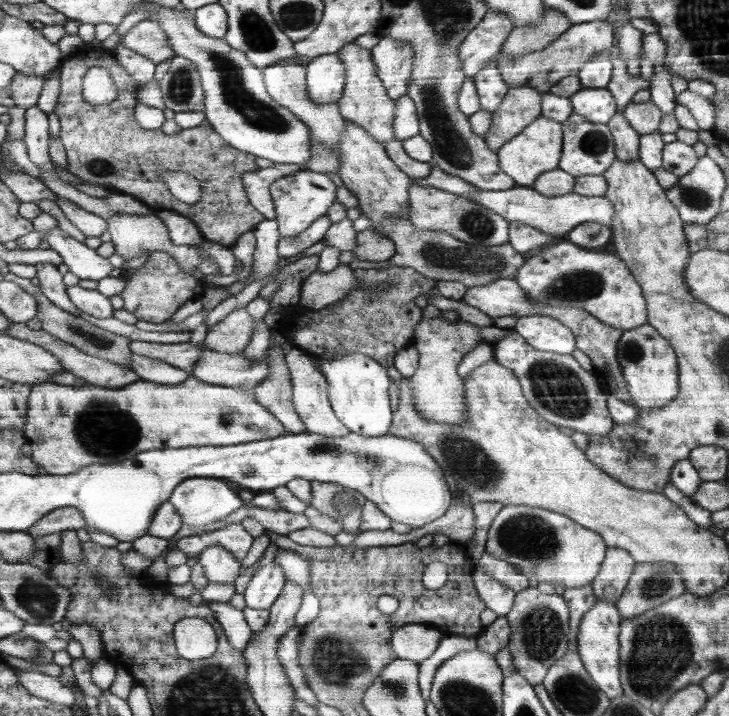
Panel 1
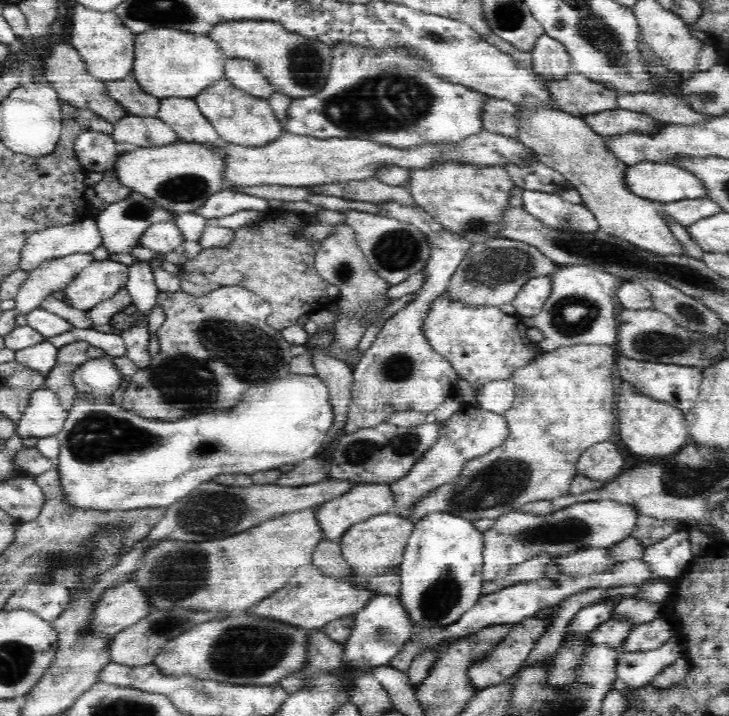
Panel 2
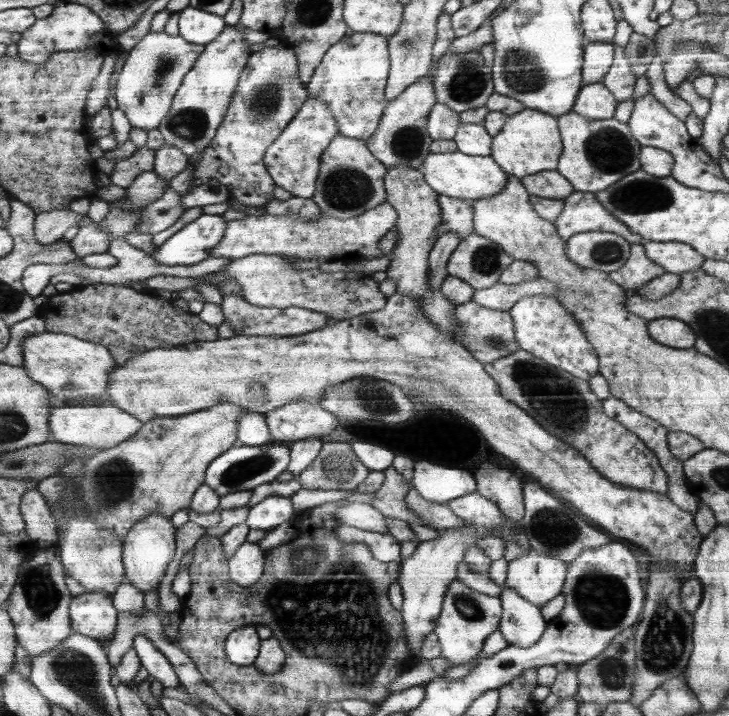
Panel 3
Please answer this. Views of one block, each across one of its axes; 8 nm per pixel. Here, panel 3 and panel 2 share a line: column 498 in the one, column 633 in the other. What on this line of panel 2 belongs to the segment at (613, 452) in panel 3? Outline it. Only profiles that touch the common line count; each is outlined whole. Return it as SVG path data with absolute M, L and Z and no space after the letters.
M622 354L618 355L617 360L618 376L622 381L630 381L636 385L638 391L649 395L656 401L664 401L672 406L677 406L688 415L694 407L700 393L700 384L703 378L703 369L693 365L660 364L631 359Z

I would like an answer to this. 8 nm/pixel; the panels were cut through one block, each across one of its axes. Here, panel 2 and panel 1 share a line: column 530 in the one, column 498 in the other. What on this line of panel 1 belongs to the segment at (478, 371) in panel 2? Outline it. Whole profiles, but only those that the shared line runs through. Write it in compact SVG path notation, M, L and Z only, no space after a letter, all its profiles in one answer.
M513 329L508 331L504 339L489 344L494 350L493 358L519 377L524 397L540 418L551 421L557 427L606 436L616 422L608 412L608 393L594 373L588 372L572 355L536 349Z

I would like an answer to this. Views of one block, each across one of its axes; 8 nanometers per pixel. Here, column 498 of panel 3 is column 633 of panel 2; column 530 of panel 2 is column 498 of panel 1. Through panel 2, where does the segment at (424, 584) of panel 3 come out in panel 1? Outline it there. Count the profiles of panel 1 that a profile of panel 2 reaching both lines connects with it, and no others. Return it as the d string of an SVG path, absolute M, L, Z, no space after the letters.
M503 505L487 532L485 552L513 564L528 578L536 576L539 582L559 584L564 589L582 587L594 582L607 556L606 541L590 528L584 528L564 513L528 505Z

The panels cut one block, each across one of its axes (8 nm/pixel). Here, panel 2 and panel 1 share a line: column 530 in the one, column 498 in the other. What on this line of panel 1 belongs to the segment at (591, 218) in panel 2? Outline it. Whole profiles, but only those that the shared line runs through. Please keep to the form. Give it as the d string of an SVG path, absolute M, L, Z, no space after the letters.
M522 185L514 186L508 190L498 191L480 191L474 193L470 197L471 200L481 204L484 208L503 216L510 224L510 222L523 222L536 230L539 230L545 235L550 235L553 238L565 238L569 232L576 226L582 223L597 222L608 225L611 228L612 219L615 216L615 207L604 195L602 196L582 196L580 193L574 191L562 196L544 196L543 193L539 193L536 189L530 187L523 187Z

